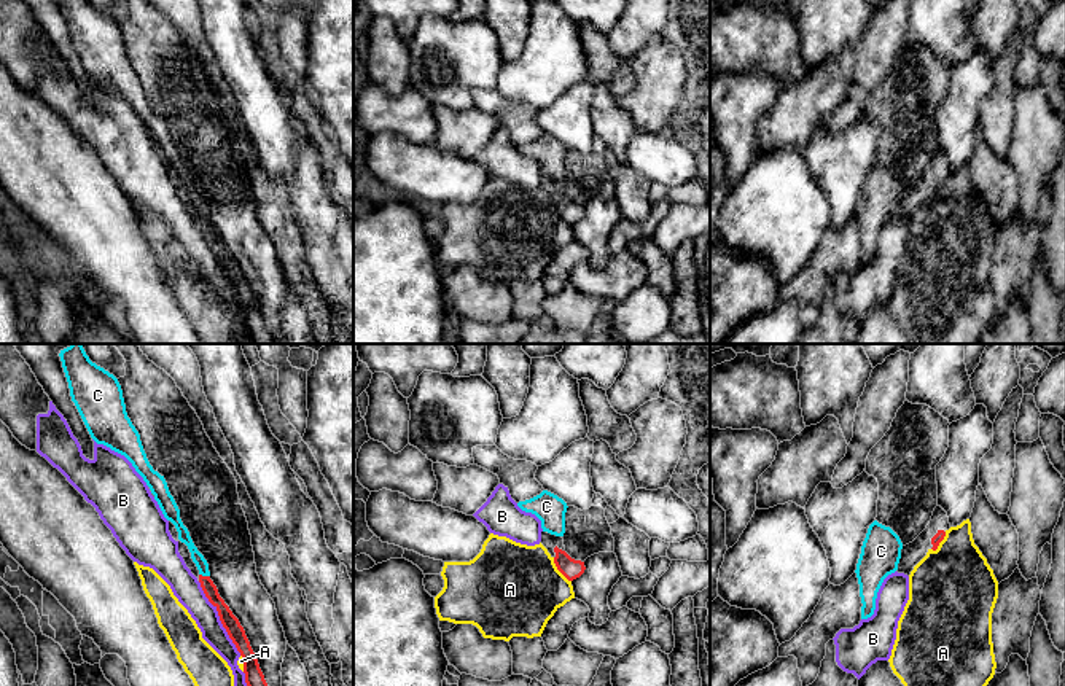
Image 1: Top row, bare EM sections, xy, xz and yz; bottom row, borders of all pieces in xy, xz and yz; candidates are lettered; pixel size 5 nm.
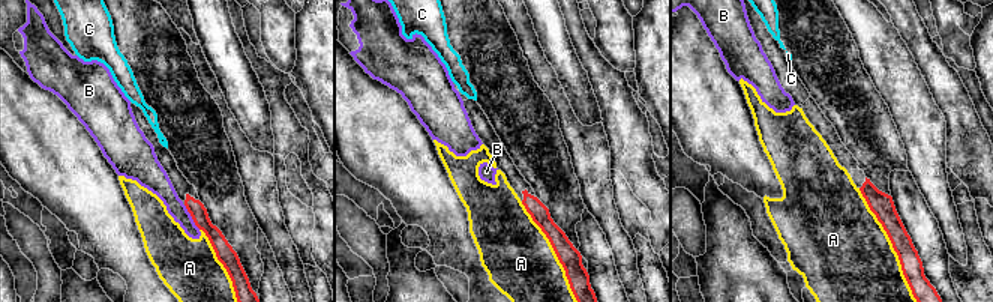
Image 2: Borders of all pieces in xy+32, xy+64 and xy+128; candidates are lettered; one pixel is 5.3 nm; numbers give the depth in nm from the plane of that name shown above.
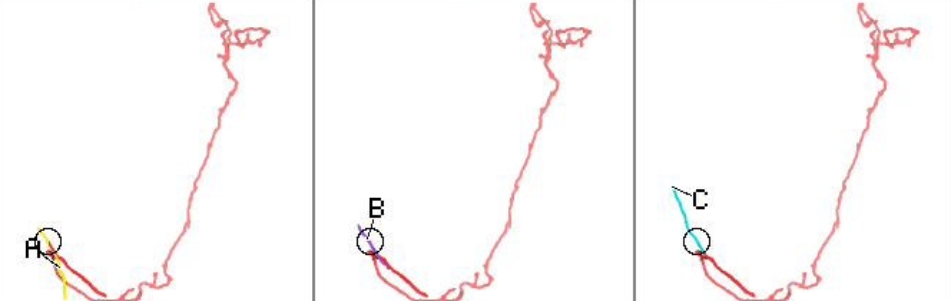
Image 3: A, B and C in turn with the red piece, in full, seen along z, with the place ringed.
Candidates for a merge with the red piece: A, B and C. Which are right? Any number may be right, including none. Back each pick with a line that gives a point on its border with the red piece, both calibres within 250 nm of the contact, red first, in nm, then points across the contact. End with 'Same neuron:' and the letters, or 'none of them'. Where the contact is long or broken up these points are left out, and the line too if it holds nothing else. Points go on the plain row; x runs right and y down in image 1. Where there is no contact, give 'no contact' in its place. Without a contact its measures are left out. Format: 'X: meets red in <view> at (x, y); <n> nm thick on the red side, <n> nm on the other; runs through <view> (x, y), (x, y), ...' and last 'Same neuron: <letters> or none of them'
Same neuron: none of them

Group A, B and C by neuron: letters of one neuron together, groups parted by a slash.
A / B / C

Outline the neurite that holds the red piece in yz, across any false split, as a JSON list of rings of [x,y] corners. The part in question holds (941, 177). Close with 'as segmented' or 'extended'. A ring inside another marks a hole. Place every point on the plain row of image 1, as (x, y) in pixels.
[[[936,150],[927,172],[912,186],[903,189],[896,215],[909,220],[930,193],[938,193],[949,172],[947,156],[941,150]]]; extended

